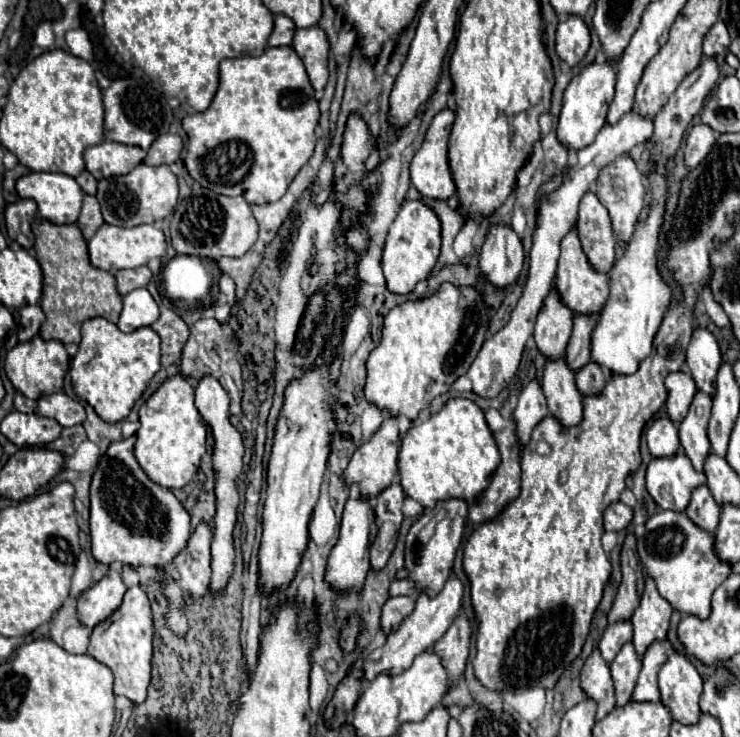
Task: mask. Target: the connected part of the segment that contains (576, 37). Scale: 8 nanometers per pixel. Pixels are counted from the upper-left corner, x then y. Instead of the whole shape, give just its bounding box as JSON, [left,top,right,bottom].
[555,15,591,67]

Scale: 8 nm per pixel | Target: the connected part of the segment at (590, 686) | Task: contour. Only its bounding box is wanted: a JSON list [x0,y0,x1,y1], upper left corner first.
[581,649,615,721]

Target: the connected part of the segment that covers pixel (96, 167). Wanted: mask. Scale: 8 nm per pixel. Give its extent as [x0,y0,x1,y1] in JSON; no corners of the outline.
[85,141,147,179]

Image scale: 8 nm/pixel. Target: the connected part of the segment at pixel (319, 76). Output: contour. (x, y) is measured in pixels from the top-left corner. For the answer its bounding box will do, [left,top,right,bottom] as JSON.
[293,25,329,91]

